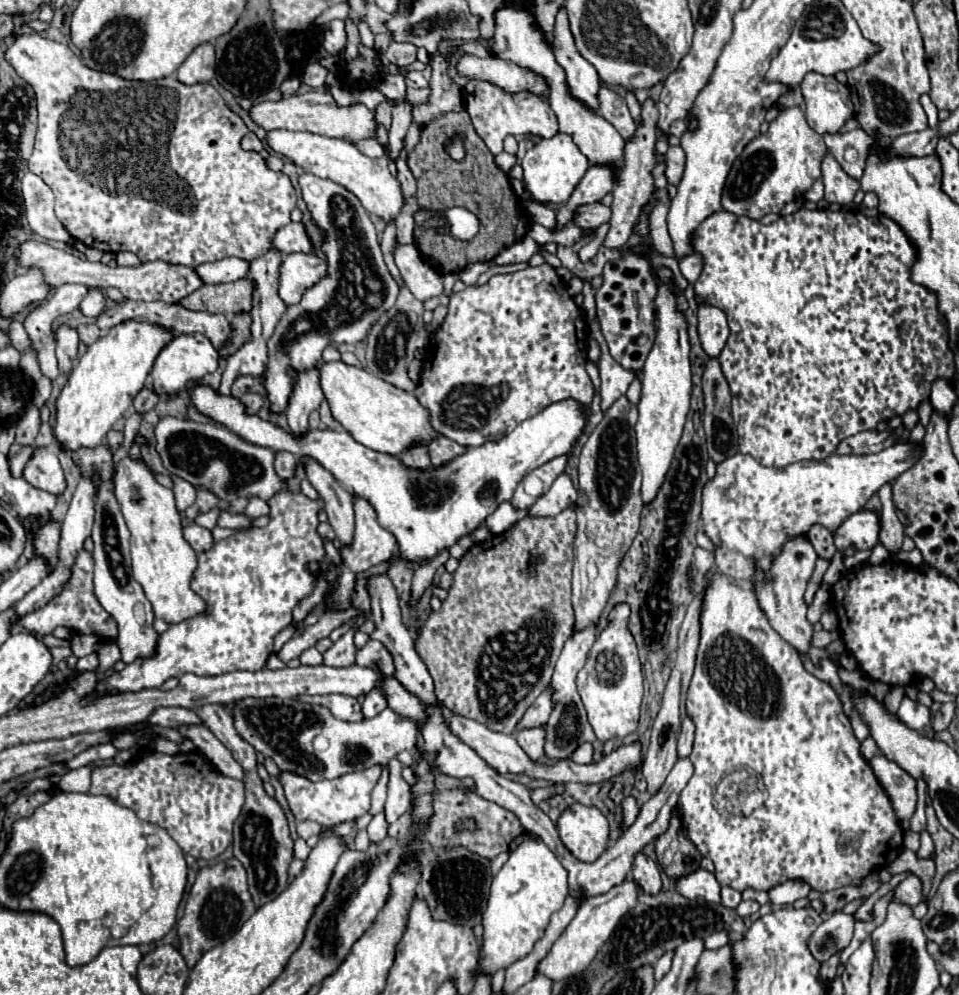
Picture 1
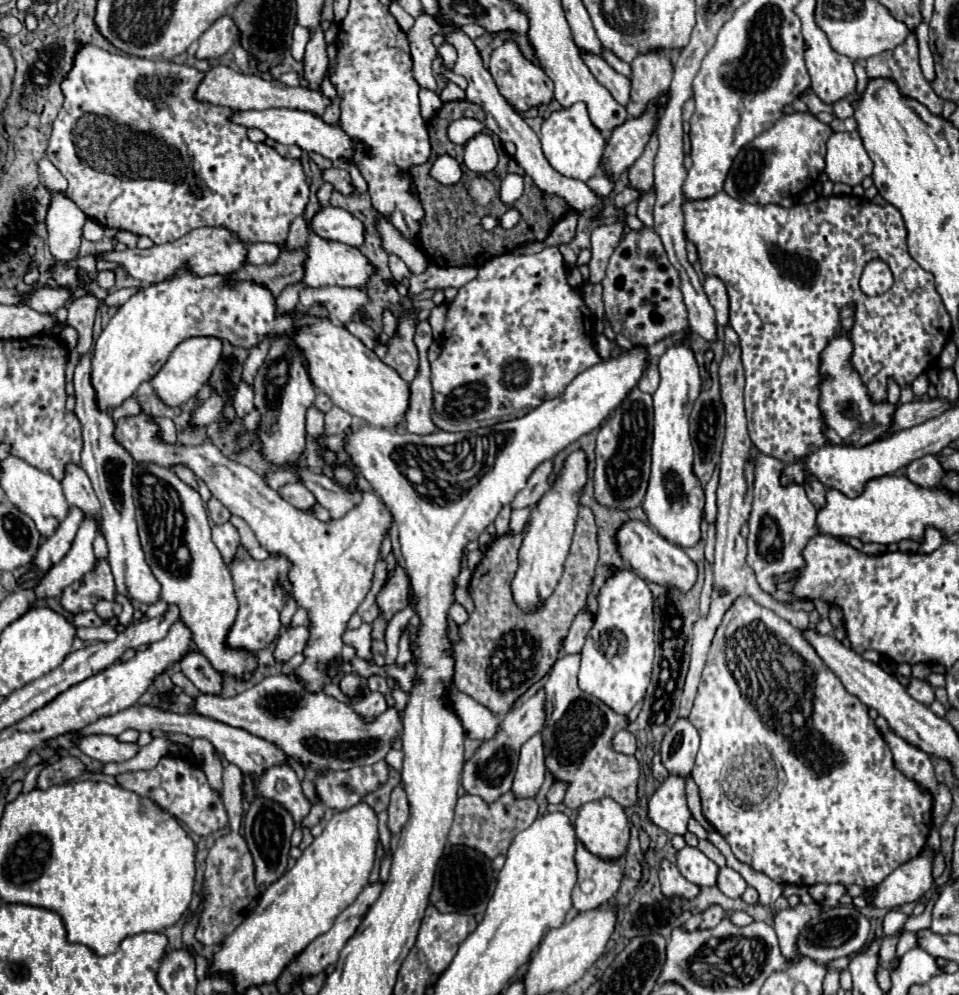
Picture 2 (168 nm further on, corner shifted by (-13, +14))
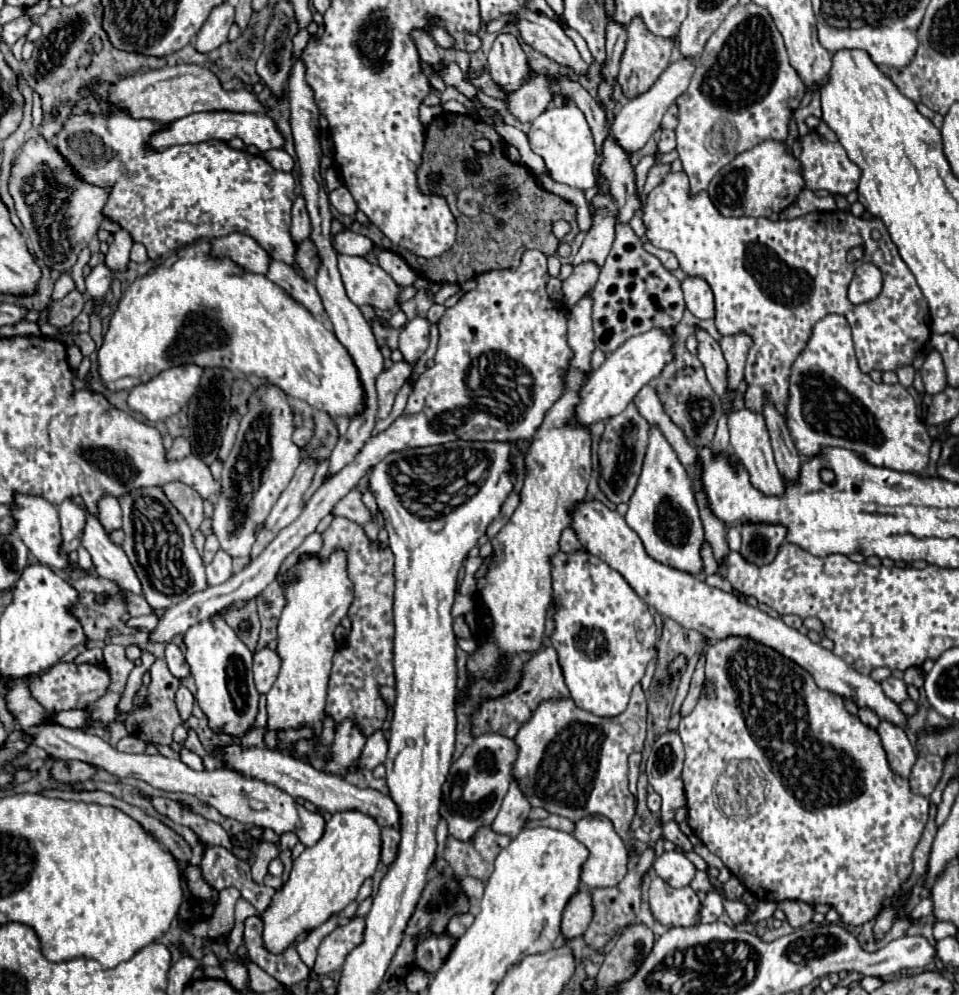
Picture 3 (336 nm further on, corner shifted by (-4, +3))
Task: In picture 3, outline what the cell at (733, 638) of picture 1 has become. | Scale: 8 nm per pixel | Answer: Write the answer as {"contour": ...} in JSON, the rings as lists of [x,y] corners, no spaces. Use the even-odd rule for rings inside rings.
{"contour":[[[731,637],[731,639],[717,641],[711,649],[705,651],[705,657],[707,657],[705,677],[711,679],[711,691],[703,687],[695,709],[689,715],[681,717],[681,723],[679,723],[679,735],[683,739],[685,753],[687,753],[685,767],[683,767],[683,783],[685,783],[685,795],[687,795],[689,825],[693,833],[707,845],[711,853],[715,853],[725,863],[727,869],[731,869],[731,873],[747,887],[747,891],[755,893],[761,901],[779,903],[785,899],[797,899],[797,901],[807,901],[811,905],[829,903],[839,911],[841,919],[847,925],[863,925],[867,921],[873,921],[883,909],[885,899],[895,895],[901,889],[901,885],[907,881],[907,875],[911,875],[911,855],[913,855],[915,843],[919,843],[921,839],[923,827],[929,817],[929,799],[913,793],[909,787],[909,781],[901,779],[889,769],[889,763],[887,763],[877,731],[863,725],[859,717],[851,715],[845,709],[841,697],[833,695],[831,691],[819,689],[813,677],[803,667],[799,667],[795,661],[785,659],[777,651],[771,651],[771,647],[763,647],[761,643],[755,643],[753,639],[743,639],[743,637]]]}

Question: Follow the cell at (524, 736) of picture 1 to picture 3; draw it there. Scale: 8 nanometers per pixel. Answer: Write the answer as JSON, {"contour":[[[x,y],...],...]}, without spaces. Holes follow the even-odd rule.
{"contour":[[[511,779],[511,787],[501,803],[499,815],[493,821],[493,831],[509,835],[509,837],[517,837],[525,825],[529,809],[531,809],[531,805],[529,805],[527,797],[523,795],[523,791],[519,791],[519,783],[515,783],[515,779]]]}

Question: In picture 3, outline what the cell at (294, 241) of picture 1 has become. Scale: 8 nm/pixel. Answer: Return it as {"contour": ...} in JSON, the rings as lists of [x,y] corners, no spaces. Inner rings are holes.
{"contour":[[[343,229],[333,237],[333,249],[343,255],[367,255],[373,251],[373,241],[365,235]]]}

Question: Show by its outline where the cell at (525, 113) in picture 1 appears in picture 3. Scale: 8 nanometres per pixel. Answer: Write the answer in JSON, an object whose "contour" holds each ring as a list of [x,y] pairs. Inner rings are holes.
{"contour":[[[497,35],[487,61],[491,79],[507,95],[511,95],[511,91],[517,91],[529,79],[525,53],[513,35]]]}

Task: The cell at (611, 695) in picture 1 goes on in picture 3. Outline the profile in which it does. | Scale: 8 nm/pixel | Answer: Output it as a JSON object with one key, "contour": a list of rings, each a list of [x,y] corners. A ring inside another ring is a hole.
{"contour":[[[559,551],[551,563],[553,599],[557,601],[551,645],[559,653],[571,699],[599,717],[617,717],[627,709],[633,687],[655,657],[655,619],[621,573],[599,557],[587,551]]]}

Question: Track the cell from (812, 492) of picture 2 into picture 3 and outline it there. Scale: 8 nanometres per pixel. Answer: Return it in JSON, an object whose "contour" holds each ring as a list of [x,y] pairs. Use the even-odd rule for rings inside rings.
{"contour":[[[767,405],[763,409],[763,417],[765,417],[769,437],[771,437],[775,463],[777,463],[781,475],[787,481],[795,483],[799,479],[799,471],[801,471],[801,457],[795,451],[795,443],[793,443],[789,431],[787,431],[785,419],[773,405]]]}

